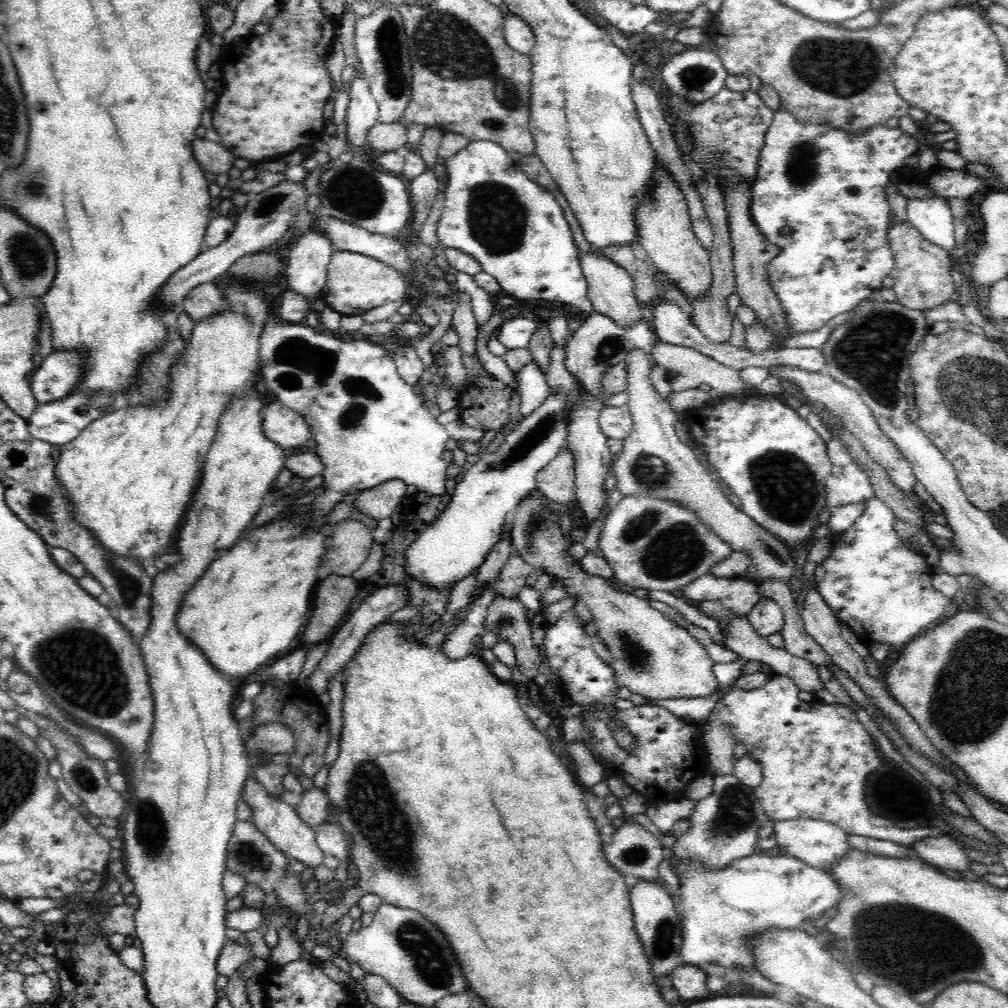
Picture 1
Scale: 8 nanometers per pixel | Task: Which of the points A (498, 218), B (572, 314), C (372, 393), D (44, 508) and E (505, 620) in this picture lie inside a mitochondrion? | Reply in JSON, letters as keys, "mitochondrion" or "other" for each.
{"A":"mitochondrion","B":"other","C":"mitochondrion","D":"mitochondrion","E":"mitochondrion"}

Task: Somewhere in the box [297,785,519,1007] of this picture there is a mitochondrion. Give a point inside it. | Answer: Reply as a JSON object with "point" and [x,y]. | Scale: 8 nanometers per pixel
{"point":[430,960]}

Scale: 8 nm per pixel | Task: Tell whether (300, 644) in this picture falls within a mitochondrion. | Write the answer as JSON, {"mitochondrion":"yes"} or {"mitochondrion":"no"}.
{"mitochondrion":"no"}

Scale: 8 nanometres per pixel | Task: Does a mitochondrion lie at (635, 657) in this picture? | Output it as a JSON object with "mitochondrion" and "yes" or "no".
{"mitochondrion":"yes"}

